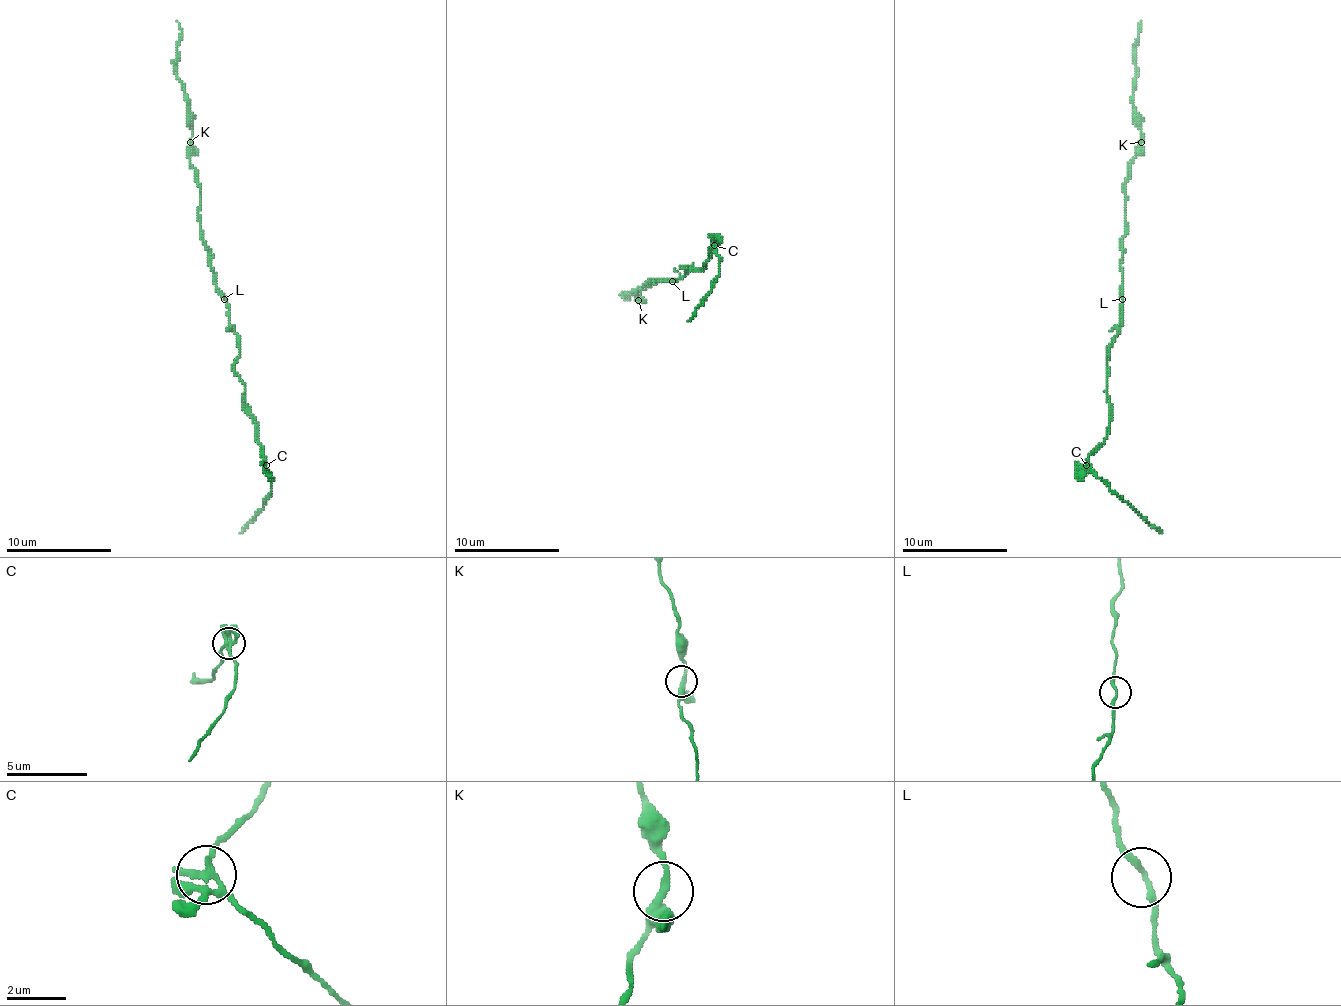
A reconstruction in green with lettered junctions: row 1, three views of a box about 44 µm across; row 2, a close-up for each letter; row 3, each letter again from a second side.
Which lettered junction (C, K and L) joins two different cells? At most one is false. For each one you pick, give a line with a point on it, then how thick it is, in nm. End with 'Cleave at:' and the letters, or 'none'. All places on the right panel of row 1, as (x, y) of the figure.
C: (1086, 465) | 240 nm
Cleave at: C

